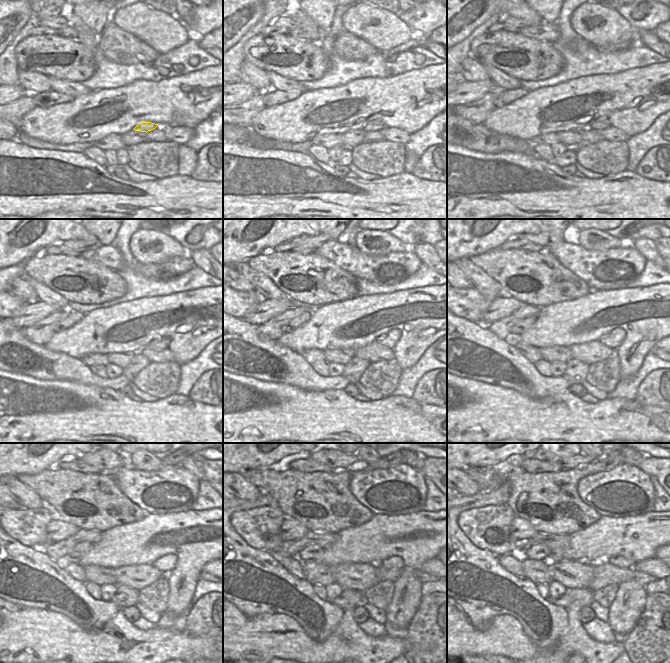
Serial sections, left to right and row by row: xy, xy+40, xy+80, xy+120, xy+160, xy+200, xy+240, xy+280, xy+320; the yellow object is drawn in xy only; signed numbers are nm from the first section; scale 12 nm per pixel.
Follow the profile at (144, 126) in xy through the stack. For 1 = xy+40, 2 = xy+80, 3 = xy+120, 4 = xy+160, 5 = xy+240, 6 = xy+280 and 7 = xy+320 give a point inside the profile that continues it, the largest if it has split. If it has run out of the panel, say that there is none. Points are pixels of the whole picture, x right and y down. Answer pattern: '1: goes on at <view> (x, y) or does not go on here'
1: goes on at xy+40 (376, 125)
2: goes on at xy+80 (602, 123)
3: goes on at xy+120 (163, 342)
4: goes on at xy+160 (389, 340)
5: goes on at xy+240 (166, 563)
6: goes on at xy+280 (393, 561)
7: goes on at xy+320 (619, 561)

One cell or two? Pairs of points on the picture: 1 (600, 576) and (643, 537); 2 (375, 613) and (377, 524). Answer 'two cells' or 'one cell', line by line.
1: two cells
2: two cells

